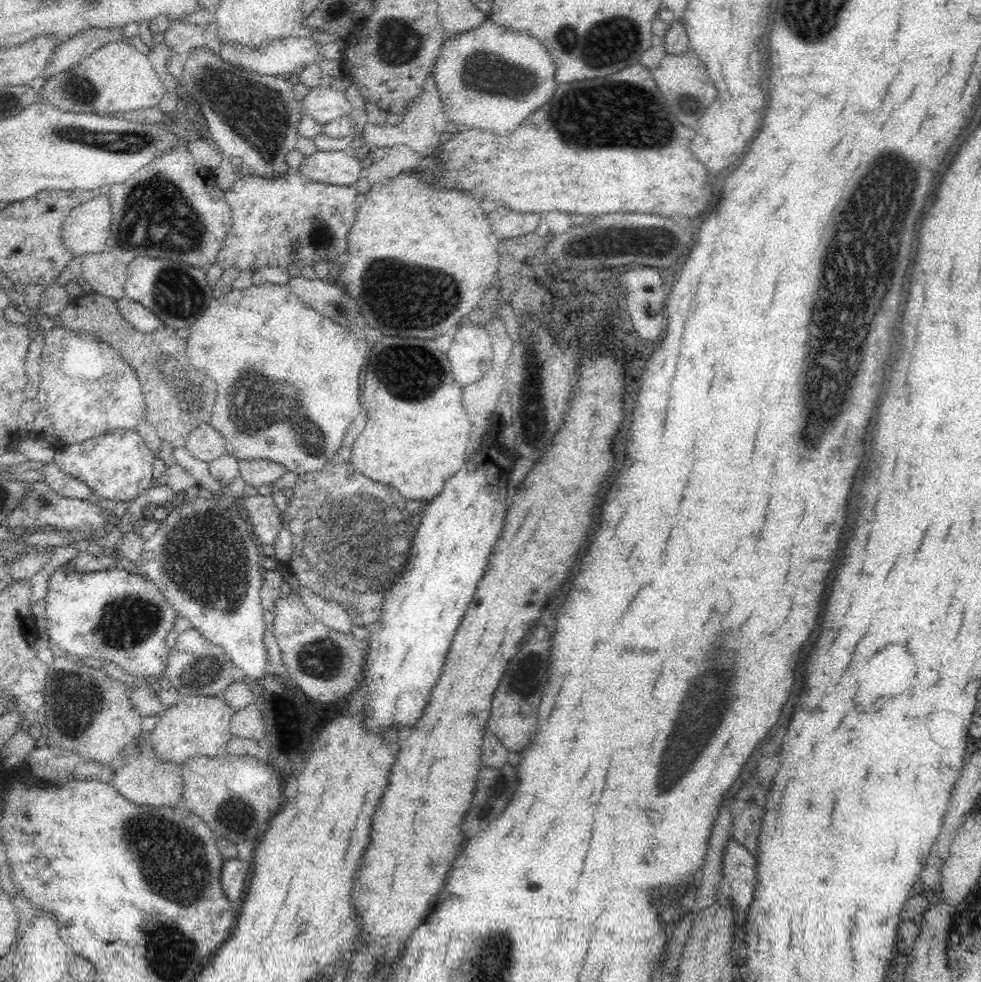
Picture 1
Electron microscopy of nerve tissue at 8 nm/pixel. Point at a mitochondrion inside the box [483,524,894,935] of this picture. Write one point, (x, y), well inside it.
(694, 737)

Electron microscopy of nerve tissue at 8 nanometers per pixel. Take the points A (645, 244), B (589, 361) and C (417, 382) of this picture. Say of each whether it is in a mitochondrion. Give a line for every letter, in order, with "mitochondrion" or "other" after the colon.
A: mitochondrion
B: other
C: mitochondrion

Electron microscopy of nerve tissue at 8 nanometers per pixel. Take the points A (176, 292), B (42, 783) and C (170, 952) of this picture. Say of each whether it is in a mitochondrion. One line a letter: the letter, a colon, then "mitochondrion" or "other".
A: mitochondrion
B: other
C: mitochondrion

